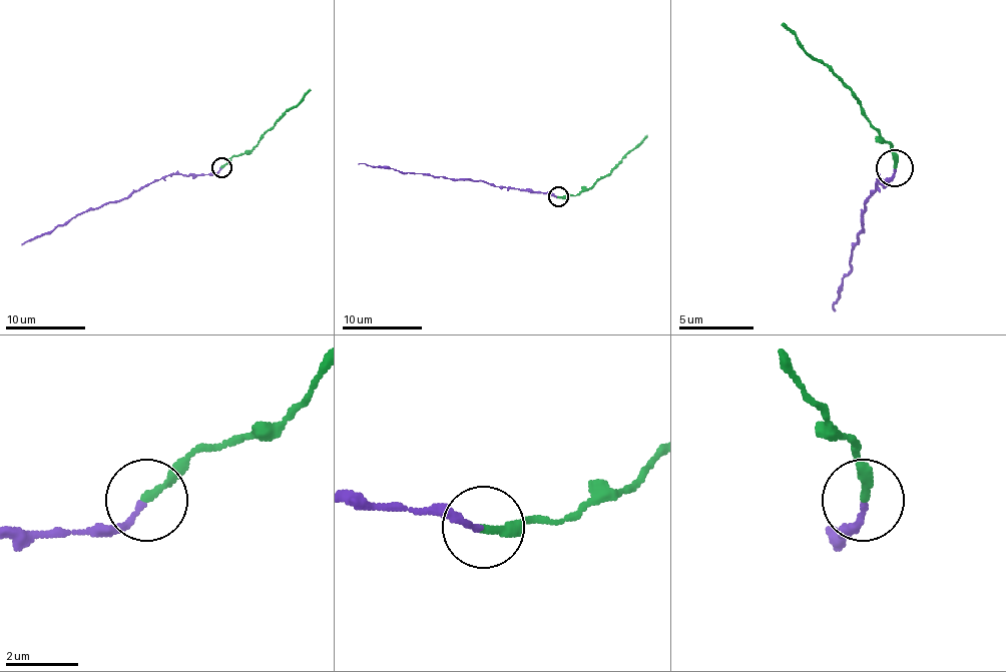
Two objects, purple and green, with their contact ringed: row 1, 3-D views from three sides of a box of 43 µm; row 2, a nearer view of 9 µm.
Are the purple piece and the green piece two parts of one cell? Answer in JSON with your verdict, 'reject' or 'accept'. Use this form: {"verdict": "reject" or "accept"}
{"verdict": "reject"}

